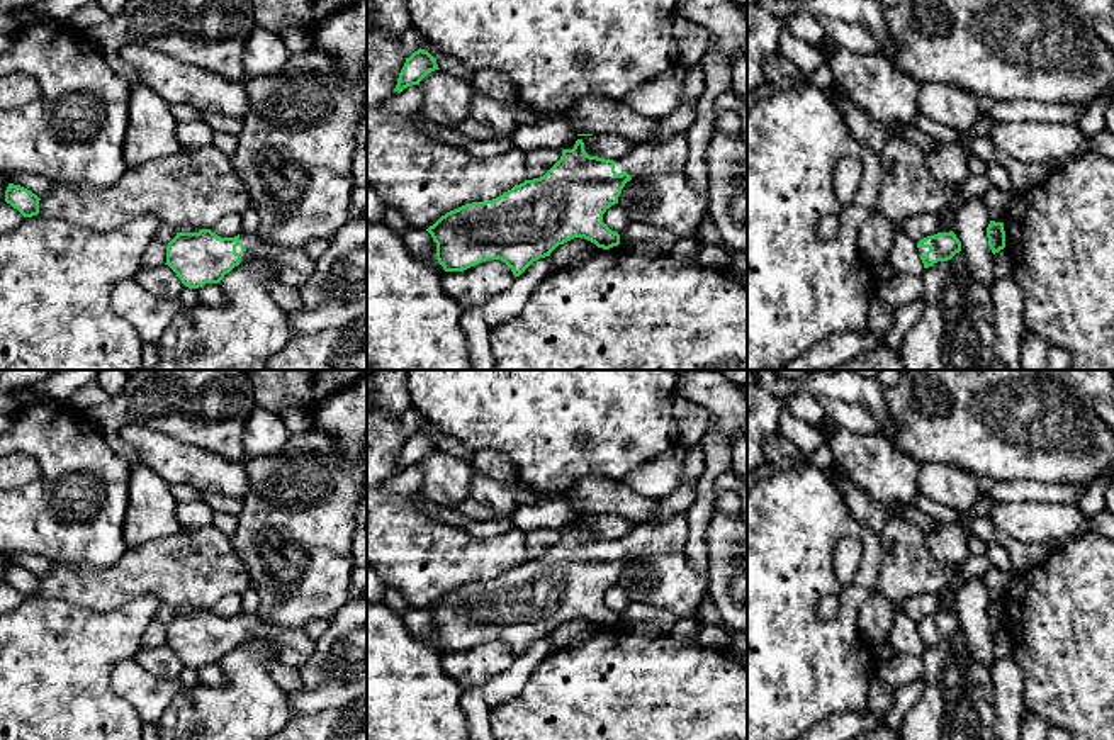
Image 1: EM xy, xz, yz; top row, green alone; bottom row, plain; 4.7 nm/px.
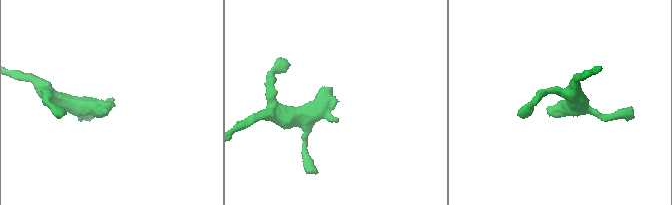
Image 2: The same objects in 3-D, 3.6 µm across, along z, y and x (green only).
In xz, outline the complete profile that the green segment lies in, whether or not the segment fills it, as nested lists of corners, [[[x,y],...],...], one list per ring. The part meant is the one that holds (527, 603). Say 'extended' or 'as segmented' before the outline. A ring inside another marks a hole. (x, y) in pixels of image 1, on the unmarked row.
extended; [[[684,511],[659,524],[635,524],[616,541],[589,536],[582,519],[577,519],[572,530],[562,530],[560,540],[543,557],[525,560],[492,580],[450,591],[426,611],[436,623],[436,640],[445,652],[464,652],[486,640],[501,640],[520,657],[533,642],[550,636],[559,625],[574,618],[584,618],[603,630],[618,626],[620,614],[603,603],[603,594],[618,584],[625,563],[640,555],[684,552],[686,540]]]

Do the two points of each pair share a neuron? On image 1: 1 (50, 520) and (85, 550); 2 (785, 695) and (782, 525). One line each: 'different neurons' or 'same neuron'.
1: same neuron
2: same neuron

